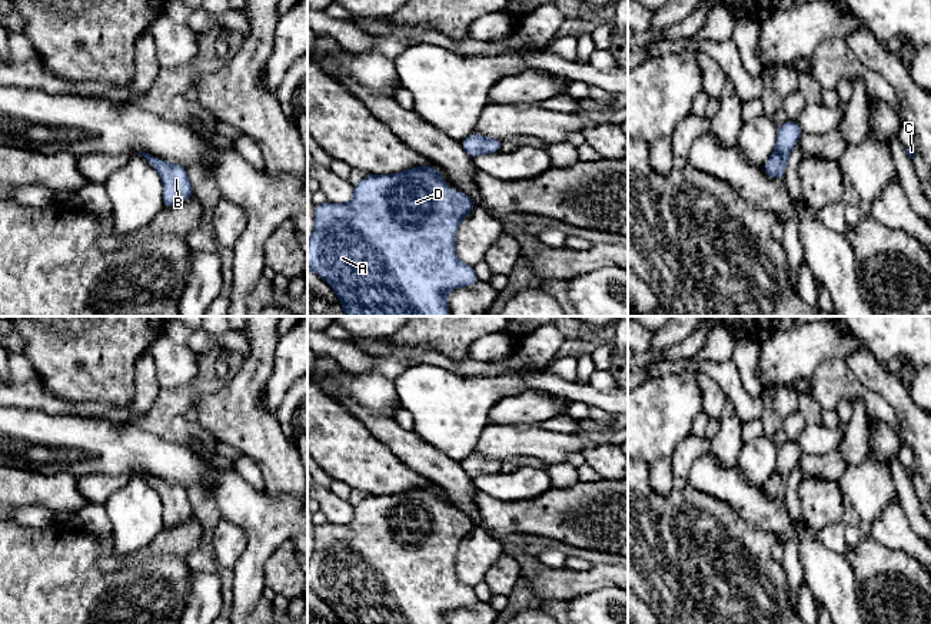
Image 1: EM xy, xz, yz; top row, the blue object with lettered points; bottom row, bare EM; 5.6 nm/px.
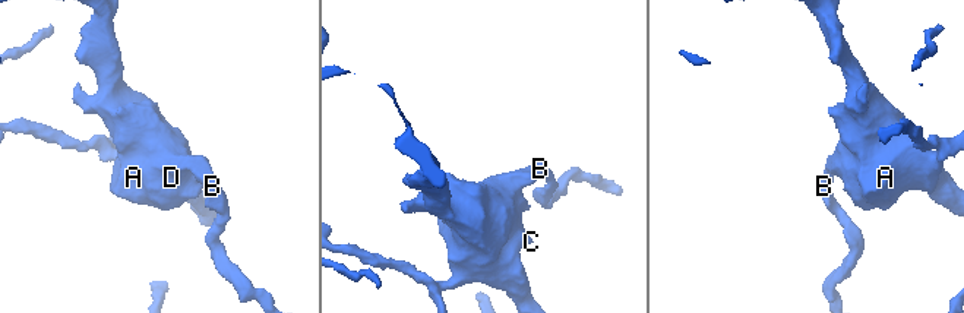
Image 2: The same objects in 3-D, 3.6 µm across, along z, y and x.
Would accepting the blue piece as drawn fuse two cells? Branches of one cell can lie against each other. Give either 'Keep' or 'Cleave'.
Keep

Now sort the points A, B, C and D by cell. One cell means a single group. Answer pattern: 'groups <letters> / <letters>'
groups A B C D

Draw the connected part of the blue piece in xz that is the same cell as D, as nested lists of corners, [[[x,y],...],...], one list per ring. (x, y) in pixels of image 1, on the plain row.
[[[430,487],[393,495],[368,495],[353,505],[353,518],[348,524],[315,527],[307,590],[323,598],[342,624],[448,624],[450,611],[479,603],[473,587],[459,581],[455,571],[458,548],[473,528],[471,517],[449,511],[442,495]]]

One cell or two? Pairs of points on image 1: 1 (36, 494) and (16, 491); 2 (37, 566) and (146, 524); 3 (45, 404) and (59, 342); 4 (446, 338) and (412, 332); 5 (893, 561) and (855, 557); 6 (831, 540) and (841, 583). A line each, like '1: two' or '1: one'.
1: one
2: two
3: two
4: one
5: one
6: two

